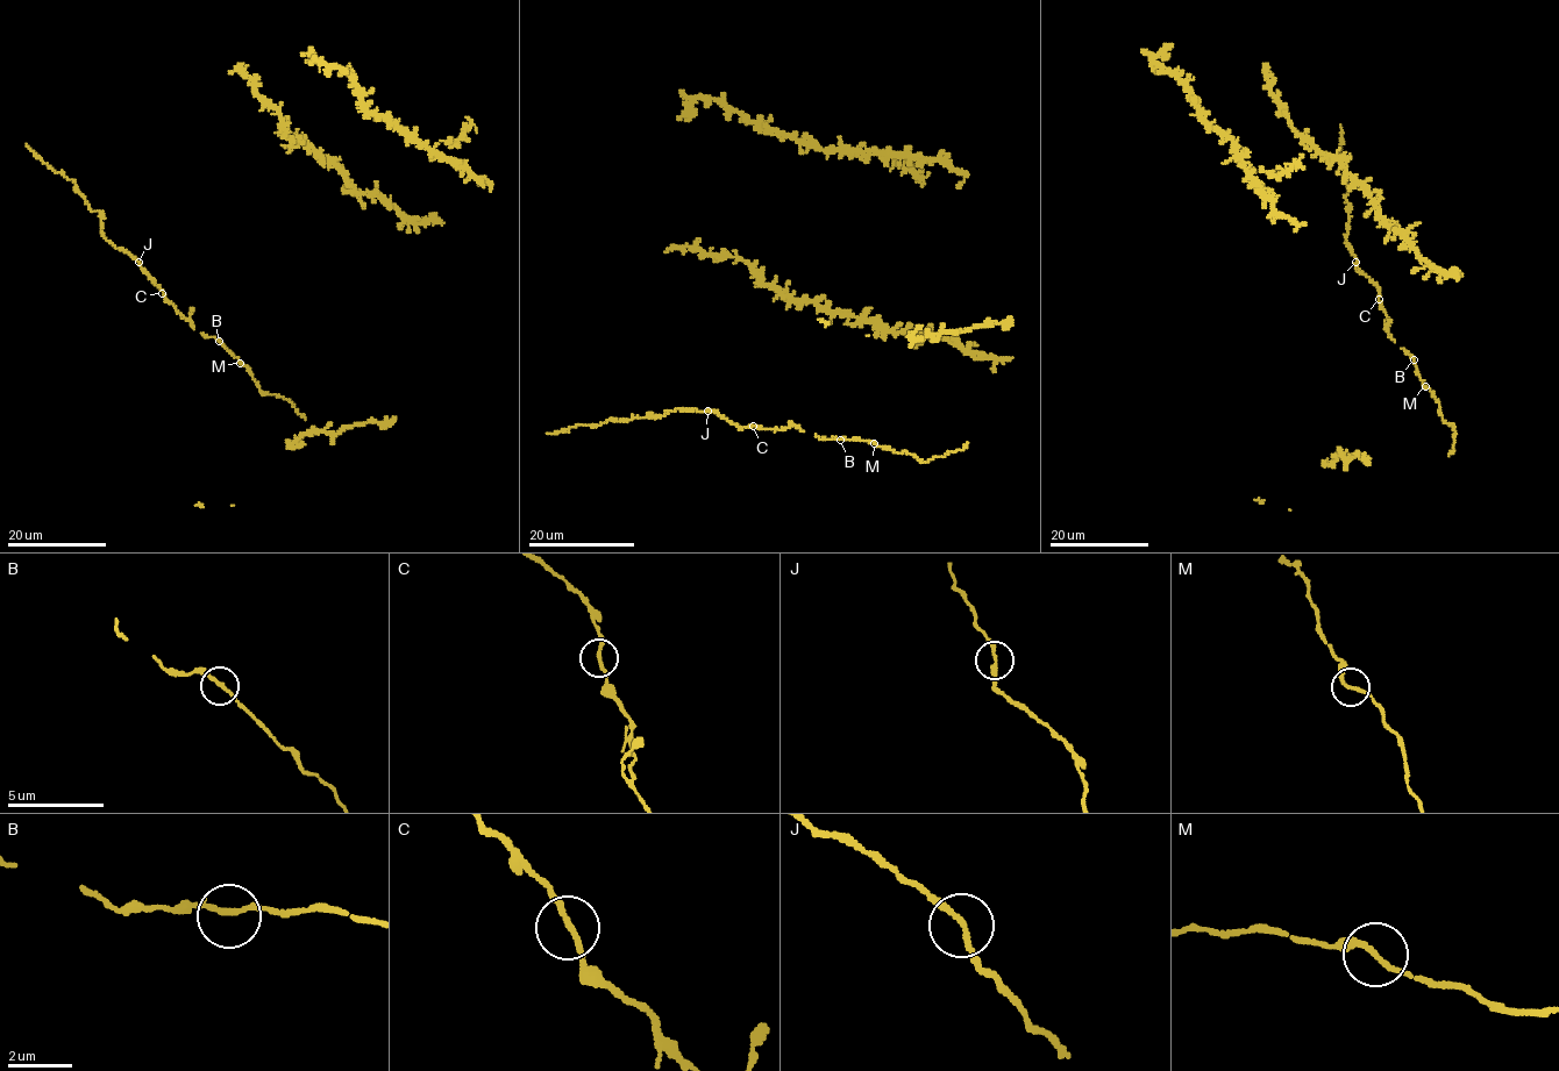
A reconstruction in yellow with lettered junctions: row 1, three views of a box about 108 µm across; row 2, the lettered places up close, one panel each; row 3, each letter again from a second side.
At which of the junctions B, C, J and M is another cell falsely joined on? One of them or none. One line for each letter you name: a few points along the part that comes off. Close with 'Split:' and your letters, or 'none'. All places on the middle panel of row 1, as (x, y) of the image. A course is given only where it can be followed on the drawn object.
J: course (707, 411), (670, 411), (655, 416), (610, 419), (595, 426), (578, 425), (561, 433), (548, 433)
Split: J

